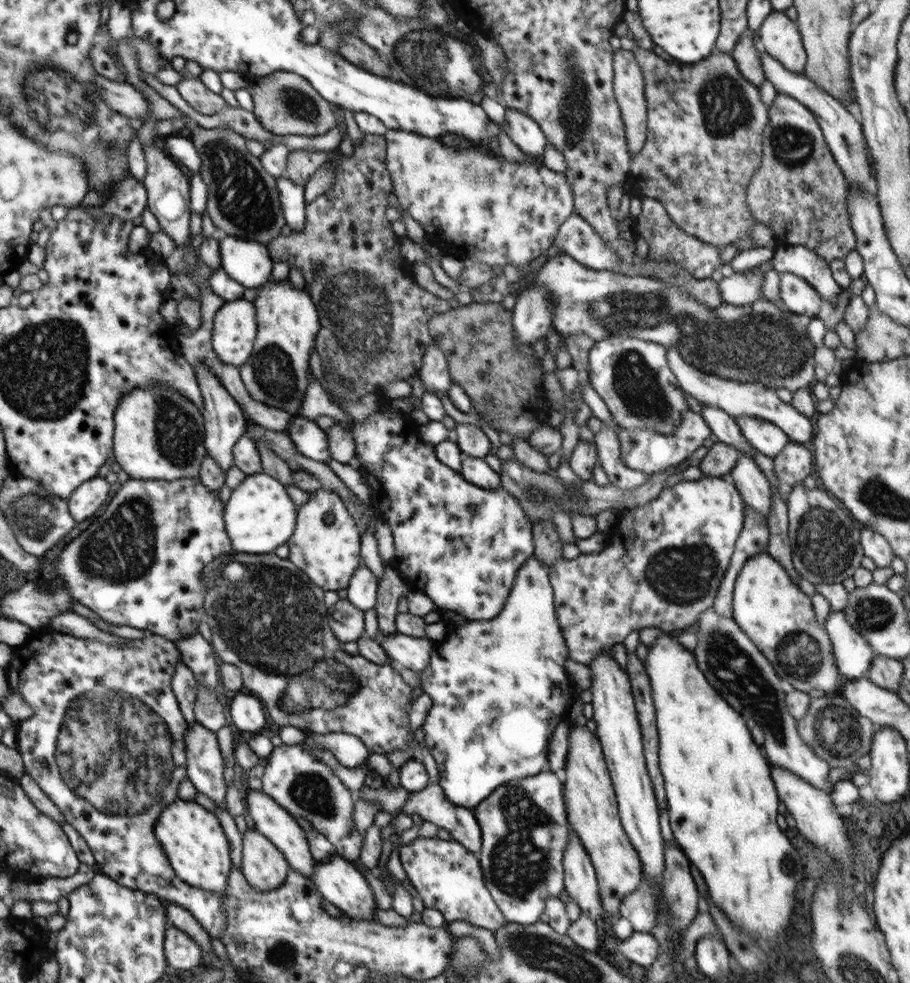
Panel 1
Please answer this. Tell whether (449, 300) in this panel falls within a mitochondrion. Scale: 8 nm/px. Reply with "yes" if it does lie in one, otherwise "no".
no

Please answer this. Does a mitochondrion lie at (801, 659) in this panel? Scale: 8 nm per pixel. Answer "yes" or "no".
yes

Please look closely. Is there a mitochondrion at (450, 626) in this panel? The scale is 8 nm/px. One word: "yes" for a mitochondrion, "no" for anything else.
no

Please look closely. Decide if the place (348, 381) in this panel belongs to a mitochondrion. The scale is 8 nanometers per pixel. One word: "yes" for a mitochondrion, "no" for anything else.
yes

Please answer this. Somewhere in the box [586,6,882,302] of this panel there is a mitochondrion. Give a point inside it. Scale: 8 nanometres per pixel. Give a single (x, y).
(726, 109)

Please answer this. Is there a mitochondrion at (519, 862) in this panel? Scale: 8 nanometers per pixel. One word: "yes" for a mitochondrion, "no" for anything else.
yes

